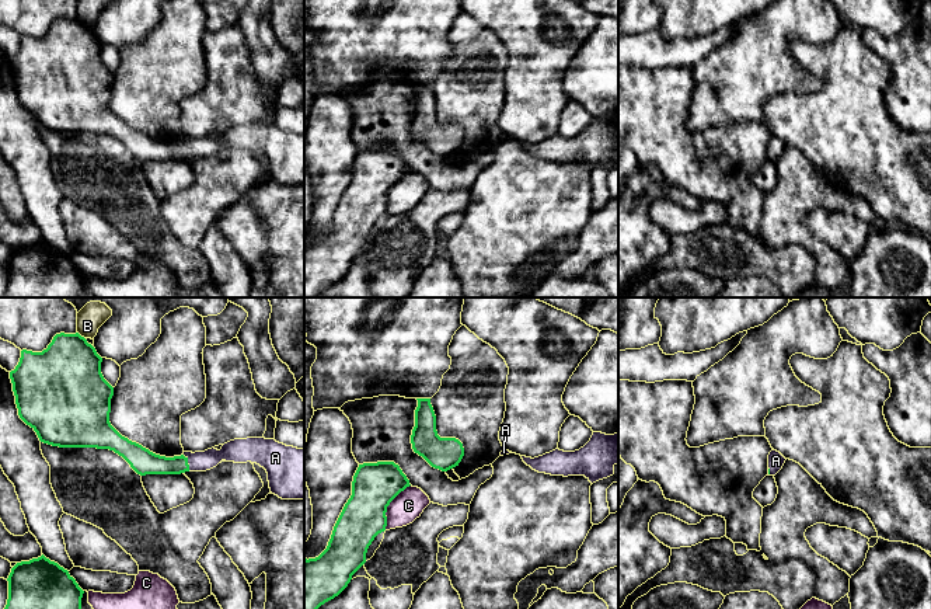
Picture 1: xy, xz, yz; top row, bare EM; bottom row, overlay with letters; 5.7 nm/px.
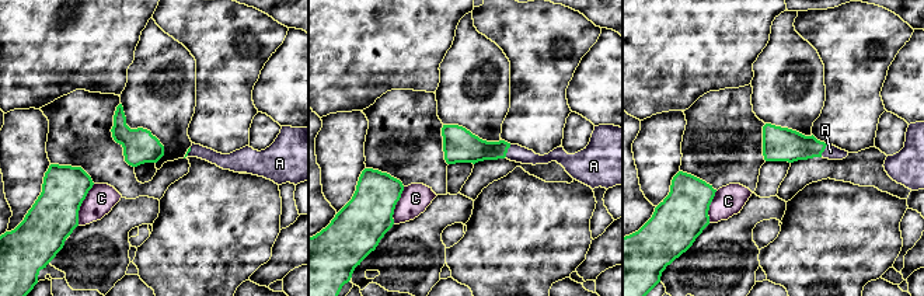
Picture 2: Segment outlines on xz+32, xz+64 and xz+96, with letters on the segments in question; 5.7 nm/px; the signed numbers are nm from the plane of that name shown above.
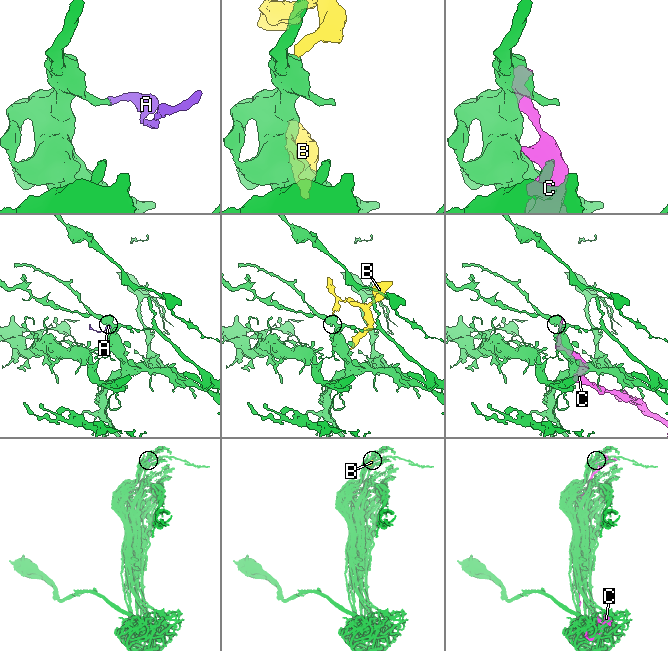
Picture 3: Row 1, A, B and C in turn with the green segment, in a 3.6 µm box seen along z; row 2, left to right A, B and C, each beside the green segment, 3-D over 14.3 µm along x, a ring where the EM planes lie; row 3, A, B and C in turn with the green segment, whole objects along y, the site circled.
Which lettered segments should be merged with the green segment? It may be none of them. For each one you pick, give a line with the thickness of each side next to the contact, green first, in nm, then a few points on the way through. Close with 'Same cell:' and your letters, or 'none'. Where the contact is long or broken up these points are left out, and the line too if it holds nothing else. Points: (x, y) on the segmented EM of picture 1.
A: 150 nm thick on the green side, 110 nm on the other; runs through xy (143, 462), (187, 463), (205, 460)
Same cell: A

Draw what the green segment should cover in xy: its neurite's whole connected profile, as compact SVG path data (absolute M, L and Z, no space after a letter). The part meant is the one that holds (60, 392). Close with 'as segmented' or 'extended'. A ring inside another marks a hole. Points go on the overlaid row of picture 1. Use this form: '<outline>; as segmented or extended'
M79 333L56 334L52 342L42 352L22 349L18 365L10 372L13 392L20 418L29 425L39 441L59 448L97 448L109 449L122 456L130 467L140 476L146 474L181 474L185 471L206 471L216 467L222 460L234 463L257 463L268 473L271 493L282 500L304 500L304 449L286 446L275 439L247 438L234 439L222 446L220 450L212 448L205 452L184 452L181 456L165 457L150 452L142 445L122 436L109 422L111 399L114 387L101 373L102 358L95 348Z; extended

